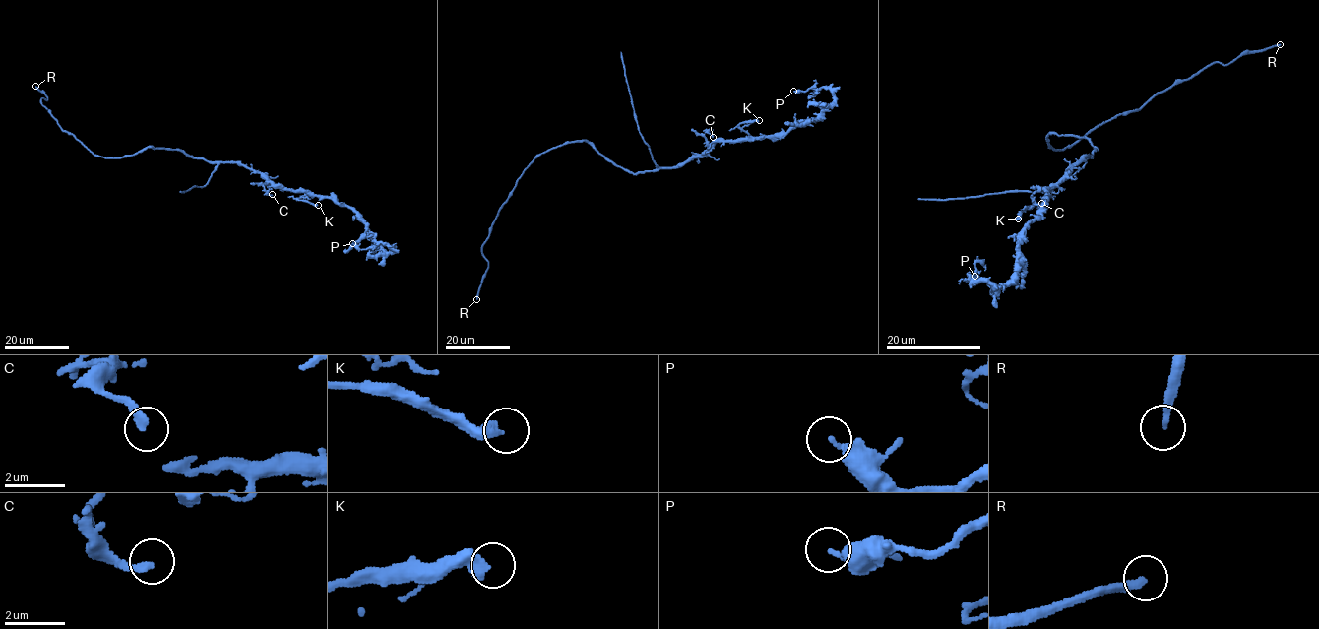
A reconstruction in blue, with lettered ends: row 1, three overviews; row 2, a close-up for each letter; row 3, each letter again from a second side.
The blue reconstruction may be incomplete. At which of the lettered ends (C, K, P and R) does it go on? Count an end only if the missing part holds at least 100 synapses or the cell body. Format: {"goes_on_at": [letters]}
{"goes_on_at": ["R"]}

